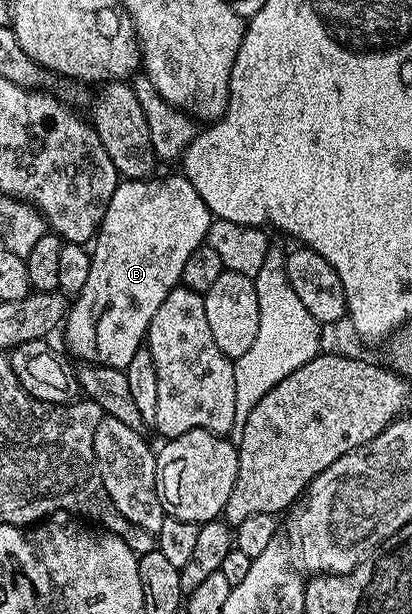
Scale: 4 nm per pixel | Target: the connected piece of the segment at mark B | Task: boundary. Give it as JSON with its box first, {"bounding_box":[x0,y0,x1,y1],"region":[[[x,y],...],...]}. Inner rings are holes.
{"bounding_box":[64,174,212,368],"region":[[[177,174],[170,175],[167,179],[158,179],[159,177],[122,179],[119,182],[118,188],[112,193],[112,199],[108,201],[107,211],[104,213],[101,227],[98,228],[97,236],[92,243],[92,258],[90,268],[88,269],[88,282],[84,285],[82,292],[69,304],[68,314],[64,320],[66,347],[76,358],[83,359],[81,361],[83,364],[99,363],[109,367],[126,368],[128,361],[132,361],[133,355],[144,345],[146,331],[150,327],[152,317],[156,317],[156,309],[160,309],[160,304],[163,303],[164,297],[168,297],[168,293],[172,293],[172,289],[181,284],[184,264],[188,261],[188,257],[192,257],[192,253],[196,253],[196,249],[203,246],[206,242],[206,234],[209,231],[212,220],[208,205],[204,205],[204,197],[200,197],[200,193],[196,193],[192,181],[188,181],[185,174]]]}

